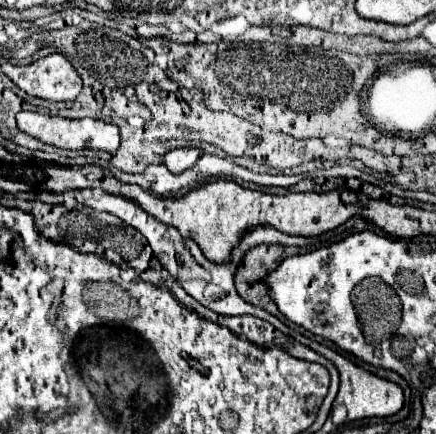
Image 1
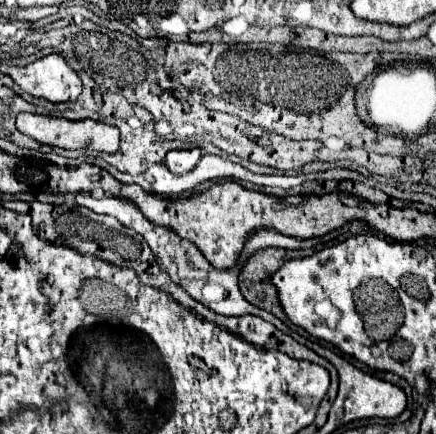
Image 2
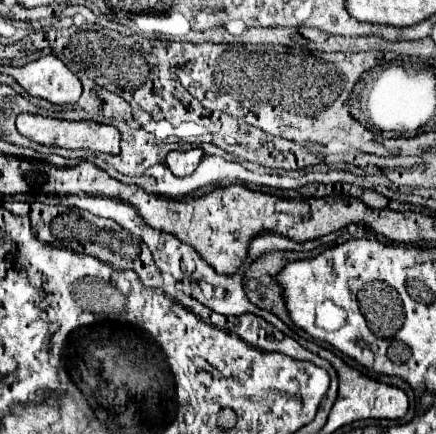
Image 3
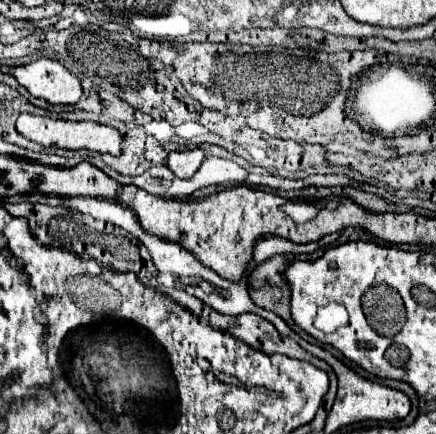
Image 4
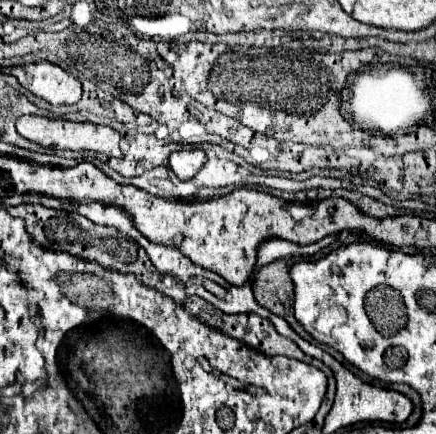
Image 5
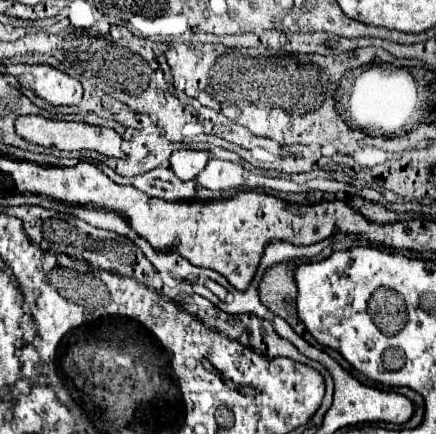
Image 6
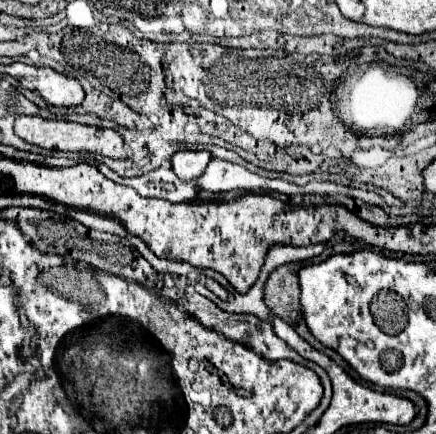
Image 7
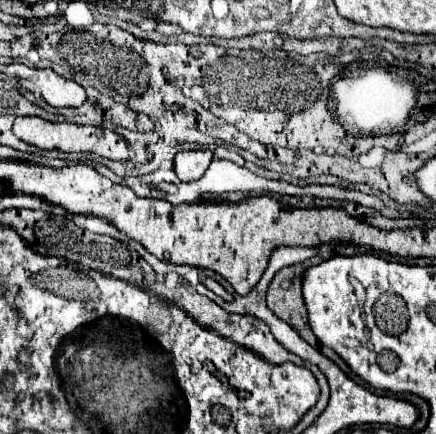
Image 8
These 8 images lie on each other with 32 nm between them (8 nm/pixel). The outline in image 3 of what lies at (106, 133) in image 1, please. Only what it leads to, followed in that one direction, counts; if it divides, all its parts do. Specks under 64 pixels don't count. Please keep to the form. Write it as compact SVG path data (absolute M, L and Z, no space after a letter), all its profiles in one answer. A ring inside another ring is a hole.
M20 114L16 118L16 128L20 134L28 136L30 140L46 146L60 146L68 150L78 150L78 148L88 148L96 152L106 152L106 154L118 154L120 152L120 132L114 126L98 124L92 120L82 120L82 122L70 122L70 120L56 120L56 118L46 118L46 116L36 116L36 114Z

